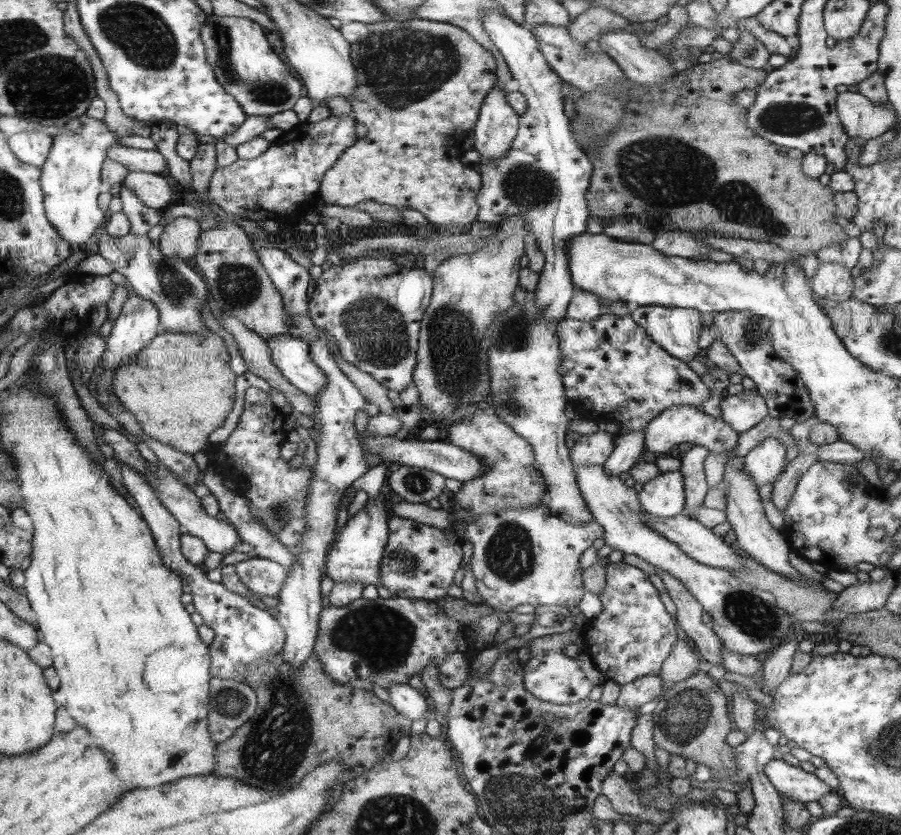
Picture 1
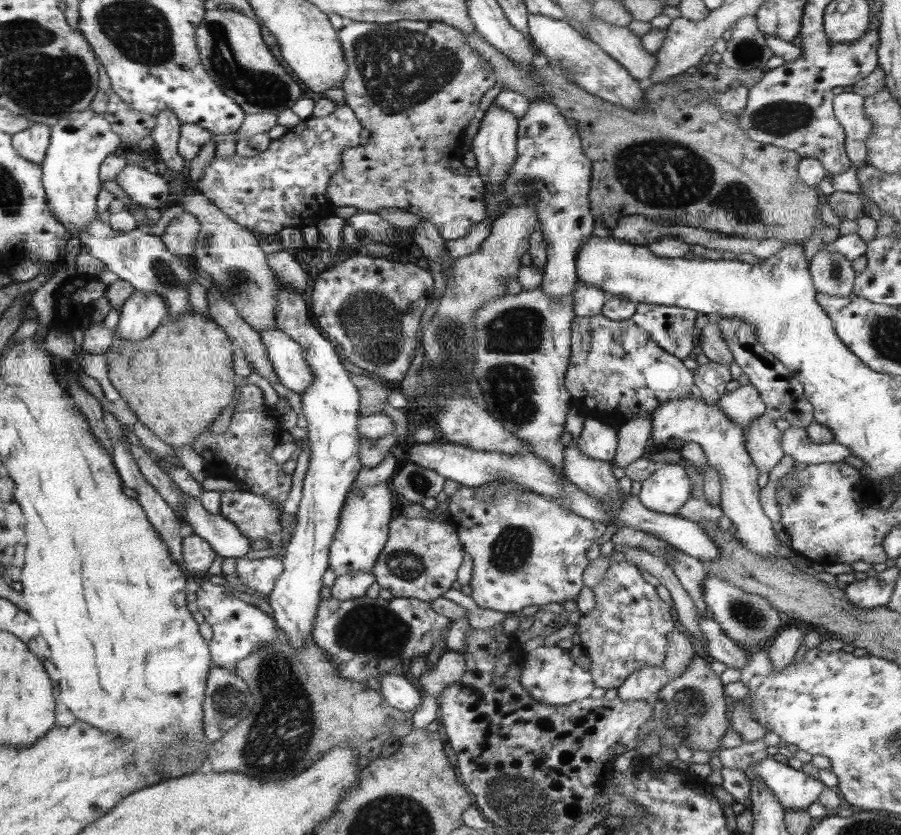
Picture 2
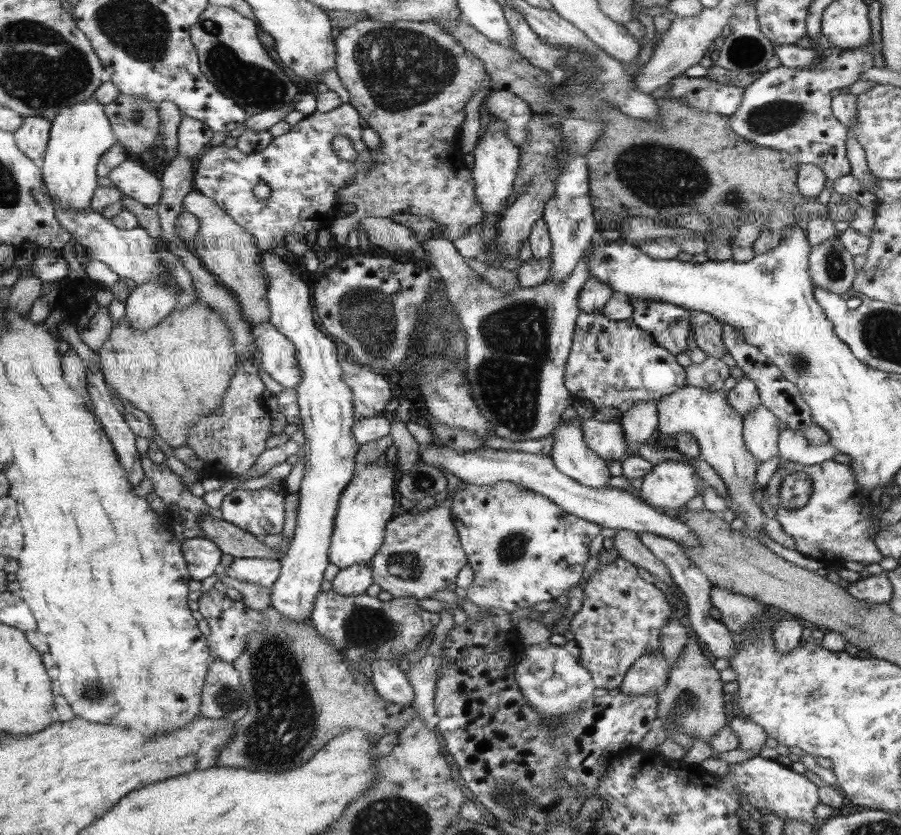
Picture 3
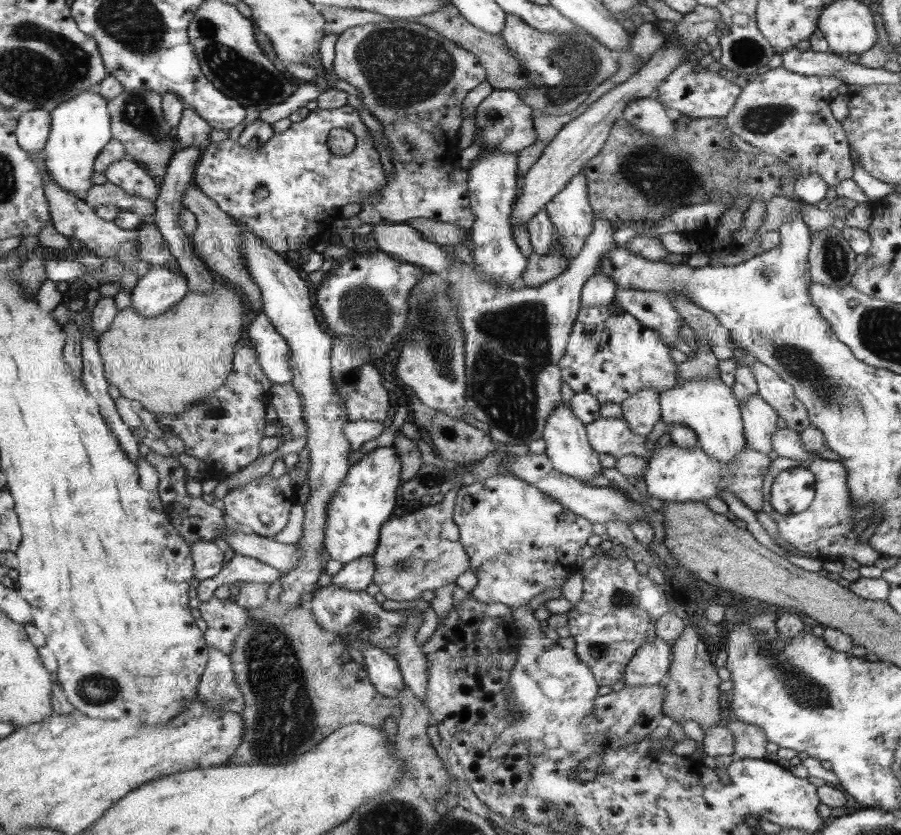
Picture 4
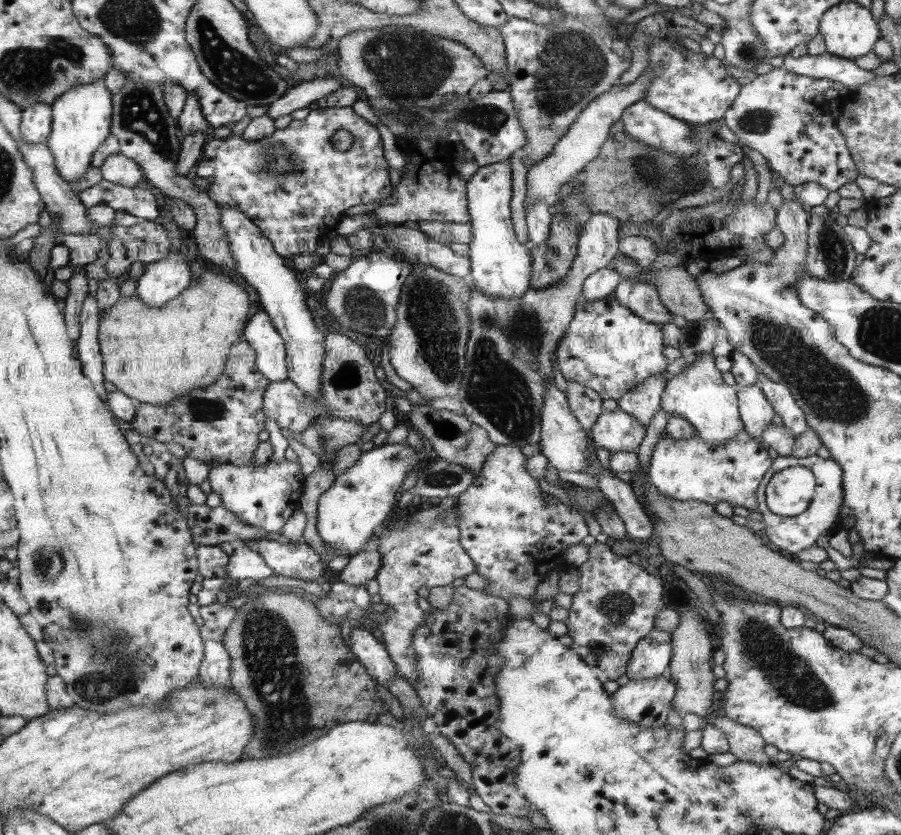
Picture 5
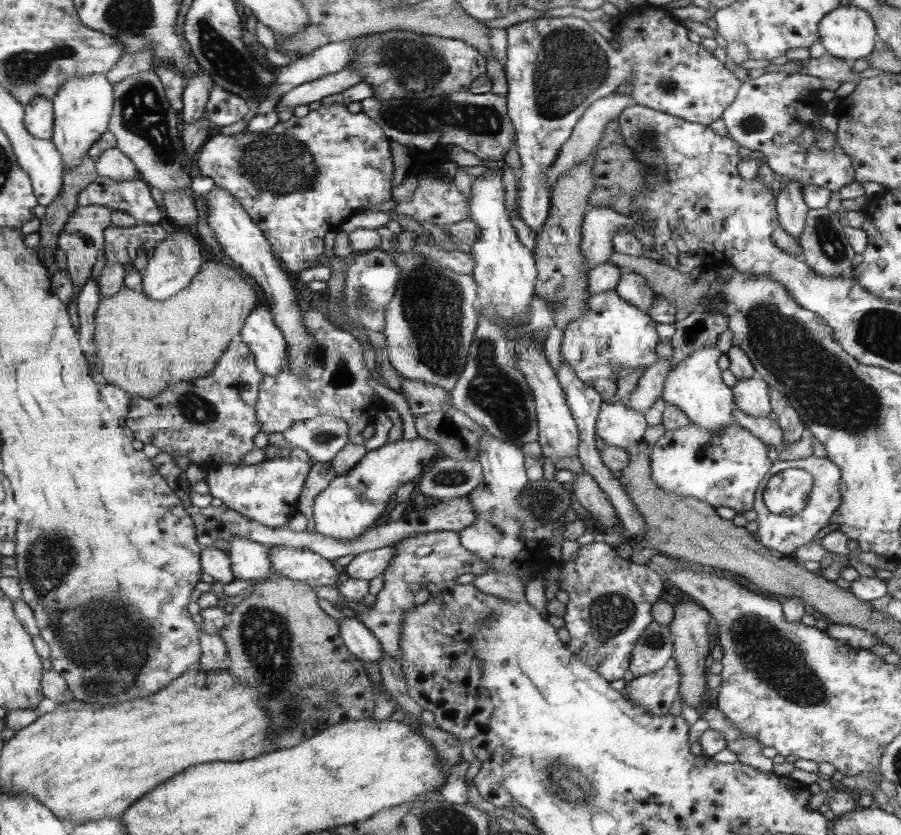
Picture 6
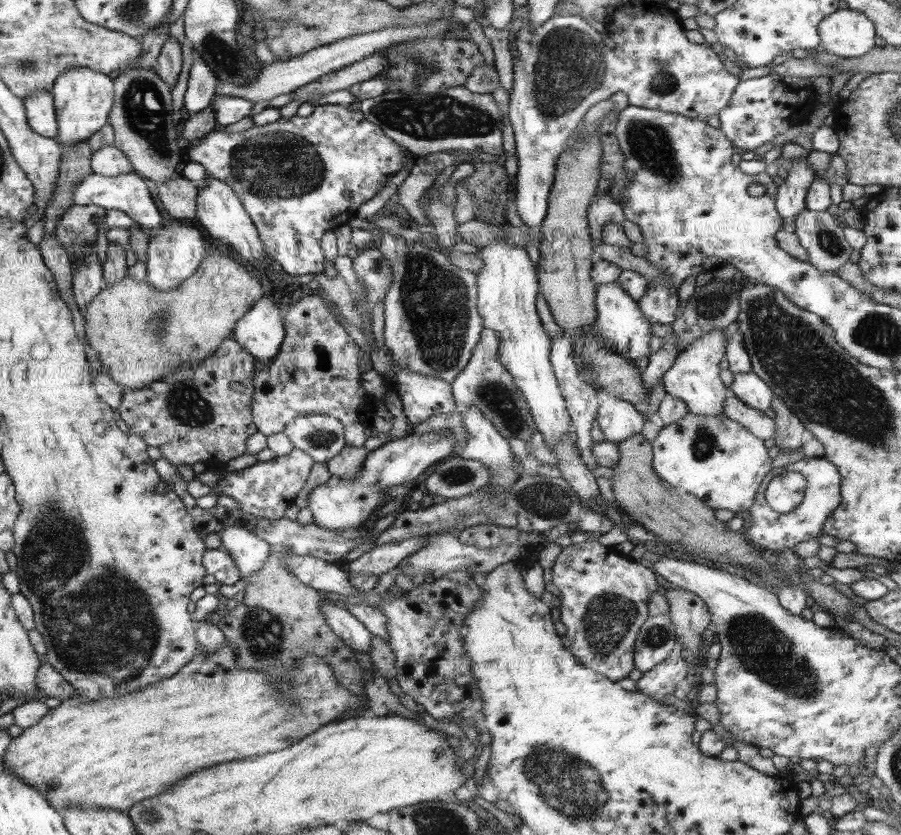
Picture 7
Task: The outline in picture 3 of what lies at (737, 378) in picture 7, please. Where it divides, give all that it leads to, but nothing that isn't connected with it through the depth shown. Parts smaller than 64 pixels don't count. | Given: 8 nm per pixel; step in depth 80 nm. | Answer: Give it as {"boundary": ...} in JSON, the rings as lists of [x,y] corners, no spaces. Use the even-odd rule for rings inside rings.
{"boundary":[[[762,404],[743,417],[743,439],[748,453],[754,456],[758,463],[778,457],[780,422],[781,420]]]}

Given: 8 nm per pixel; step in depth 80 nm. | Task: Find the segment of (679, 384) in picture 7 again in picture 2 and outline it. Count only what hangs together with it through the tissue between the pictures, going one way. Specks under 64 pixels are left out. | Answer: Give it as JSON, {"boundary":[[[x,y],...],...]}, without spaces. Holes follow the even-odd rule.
{"boundary":[[[697,392],[693,396],[663,402],[653,409],[651,419],[654,446],[669,447],[675,439],[694,442],[704,449],[707,465],[716,468],[720,476],[722,496],[719,508],[732,521],[740,543],[762,558],[780,556],[779,550],[785,545],[776,538],[773,522],[766,516],[760,504],[761,489],[757,482],[759,471],[745,447],[745,430],[732,422],[717,404],[710,406],[708,402],[698,398]]]}

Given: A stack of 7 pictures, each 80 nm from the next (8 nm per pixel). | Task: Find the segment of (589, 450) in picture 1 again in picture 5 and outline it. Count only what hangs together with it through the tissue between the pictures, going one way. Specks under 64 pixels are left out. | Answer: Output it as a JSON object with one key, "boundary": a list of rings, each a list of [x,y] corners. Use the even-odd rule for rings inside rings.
{"boundary":[[[618,407],[618,411],[603,411],[591,426],[589,438],[596,448],[601,446],[610,453],[638,452],[645,430],[646,427]]]}

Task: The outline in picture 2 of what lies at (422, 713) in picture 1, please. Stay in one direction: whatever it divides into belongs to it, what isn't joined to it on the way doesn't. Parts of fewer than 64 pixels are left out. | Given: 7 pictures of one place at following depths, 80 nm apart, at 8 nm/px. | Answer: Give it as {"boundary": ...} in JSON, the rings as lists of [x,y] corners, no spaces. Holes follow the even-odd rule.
{"boundary":[[[390,672],[384,673],[378,681],[382,687],[381,694],[390,706],[412,713],[420,706],[421,692],[410,677]]]}

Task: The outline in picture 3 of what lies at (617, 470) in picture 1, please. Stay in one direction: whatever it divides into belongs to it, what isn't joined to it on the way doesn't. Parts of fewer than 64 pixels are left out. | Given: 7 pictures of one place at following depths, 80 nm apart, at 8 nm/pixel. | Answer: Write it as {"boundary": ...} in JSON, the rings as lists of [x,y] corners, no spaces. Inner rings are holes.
{"boundary":[[[656,400],[635,402],[634,406],[621,414],[619,423],[631,448],[626,451],[626,455],[632,456],[632,453],[656,432],[659,421],[656,403]]]}

